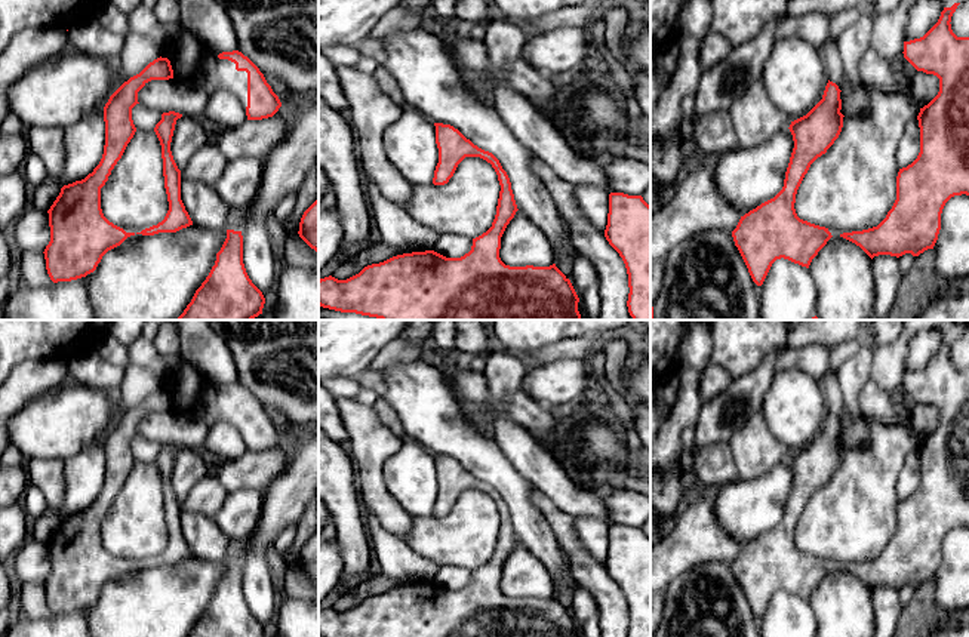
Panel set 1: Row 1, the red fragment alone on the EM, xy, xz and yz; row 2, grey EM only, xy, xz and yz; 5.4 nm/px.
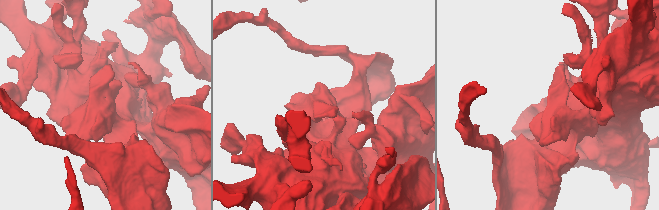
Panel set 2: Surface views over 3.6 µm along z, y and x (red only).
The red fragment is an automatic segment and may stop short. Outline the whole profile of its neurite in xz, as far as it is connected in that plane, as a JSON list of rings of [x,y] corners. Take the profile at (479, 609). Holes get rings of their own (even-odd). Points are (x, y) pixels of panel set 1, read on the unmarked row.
[[[434,455],[439,495],[433,516],[444,517],[465,489],[480,489],[492,496],[501,517],[492,558],[473,570],[468,585],[446,590],[434,582],[393,588],[364,598],[359,606],[338,612],[332,607],[319,612],[319,637],[578,637],[579,630],[570,612],[556,598],[510,598],[499,590],[501,569],[517,541],[511,514],[499,492],[467,471],[450,456]]]

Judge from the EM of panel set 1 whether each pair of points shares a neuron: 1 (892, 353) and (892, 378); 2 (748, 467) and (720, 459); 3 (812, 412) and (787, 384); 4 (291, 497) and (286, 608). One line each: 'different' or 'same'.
1: same
2: different
3: same
4: different

